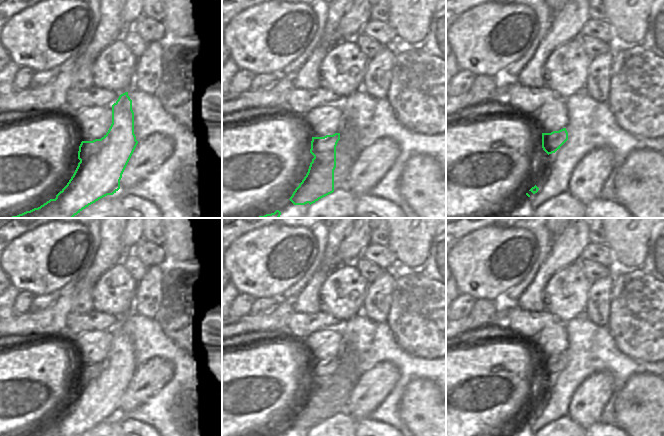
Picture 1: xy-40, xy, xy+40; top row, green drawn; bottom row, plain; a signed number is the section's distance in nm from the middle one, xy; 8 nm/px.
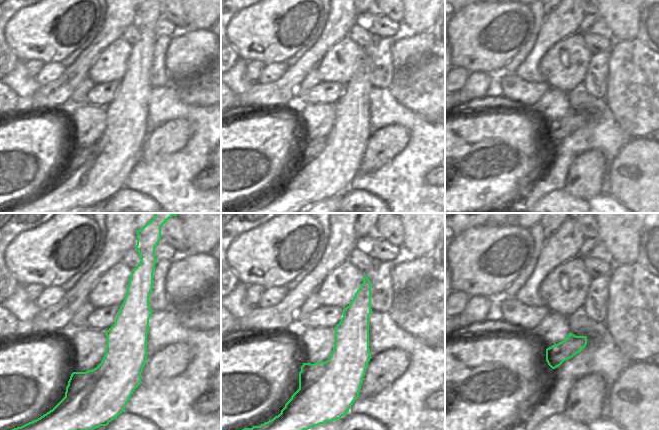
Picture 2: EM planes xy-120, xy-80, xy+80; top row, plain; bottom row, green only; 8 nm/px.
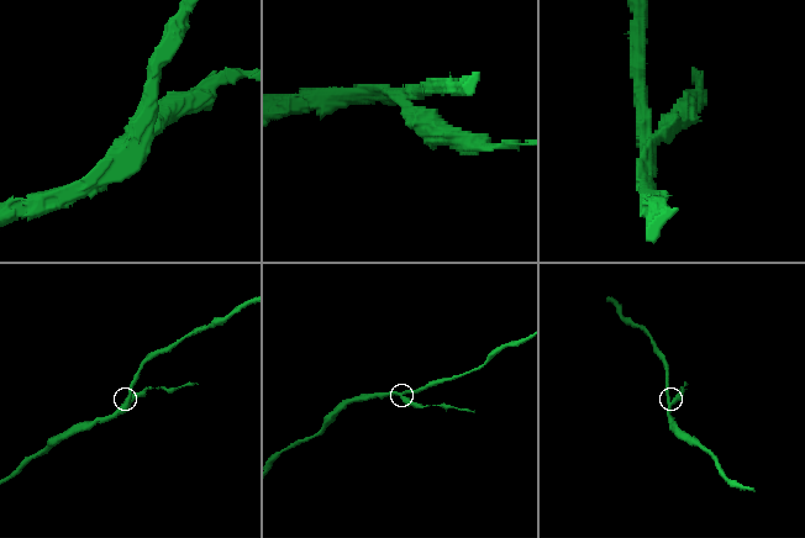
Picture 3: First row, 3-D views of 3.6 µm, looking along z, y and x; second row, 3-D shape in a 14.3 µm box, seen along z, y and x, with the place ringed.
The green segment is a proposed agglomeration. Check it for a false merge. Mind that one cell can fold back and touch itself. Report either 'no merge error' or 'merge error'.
merge error

